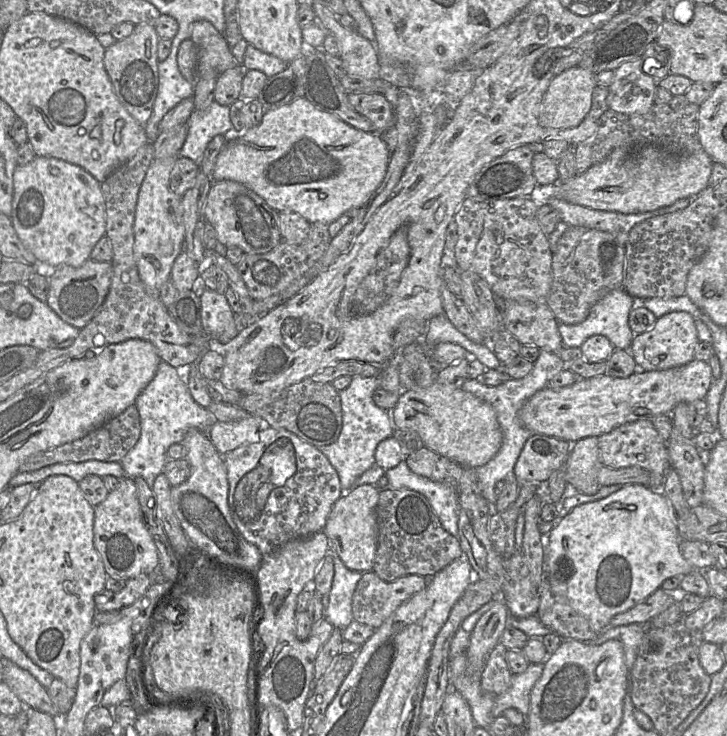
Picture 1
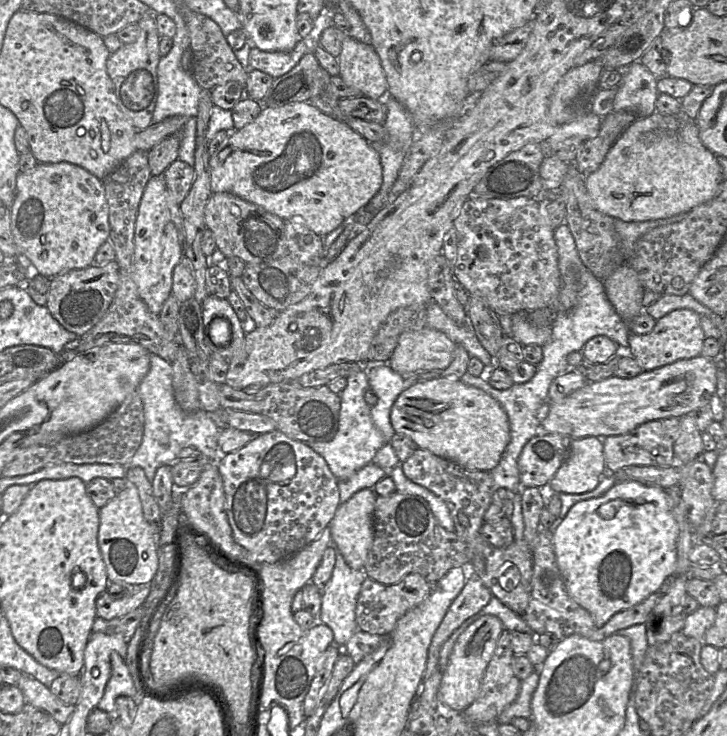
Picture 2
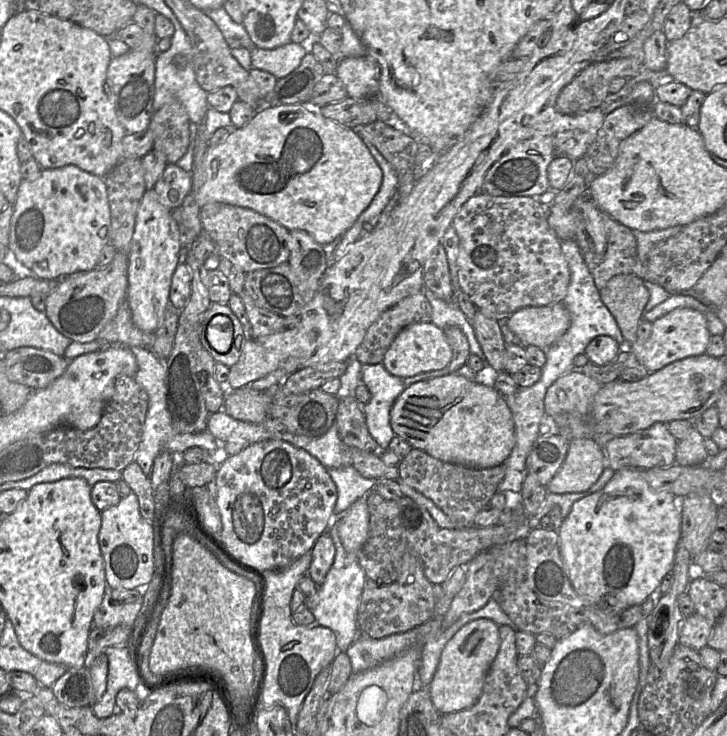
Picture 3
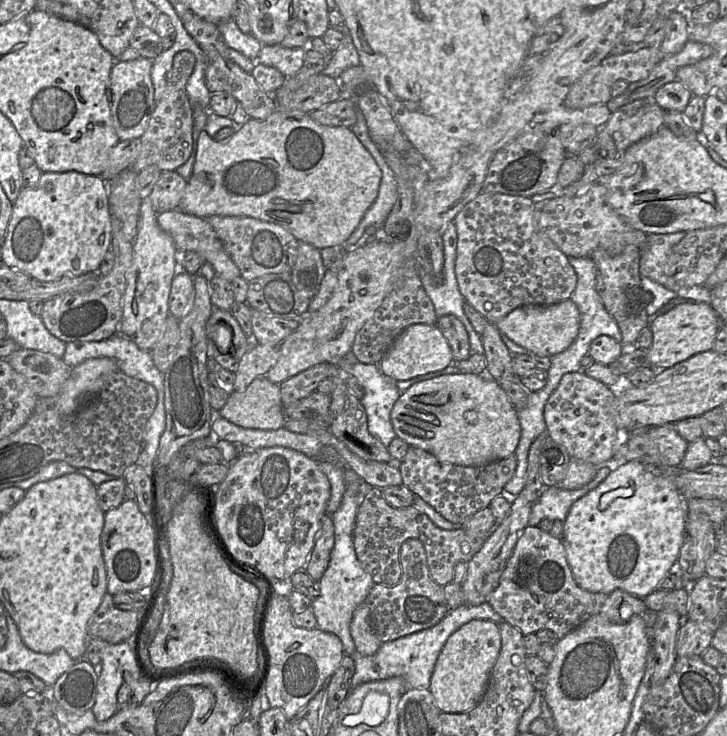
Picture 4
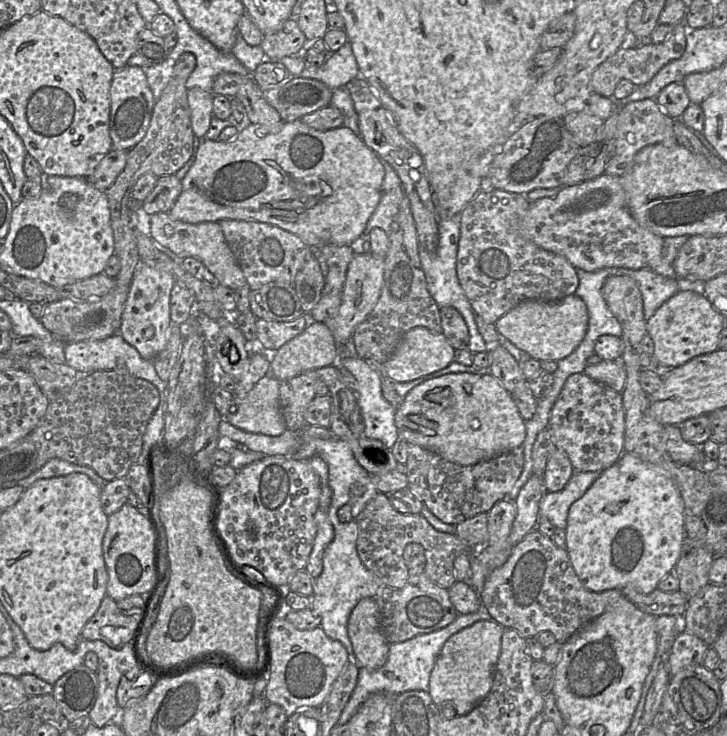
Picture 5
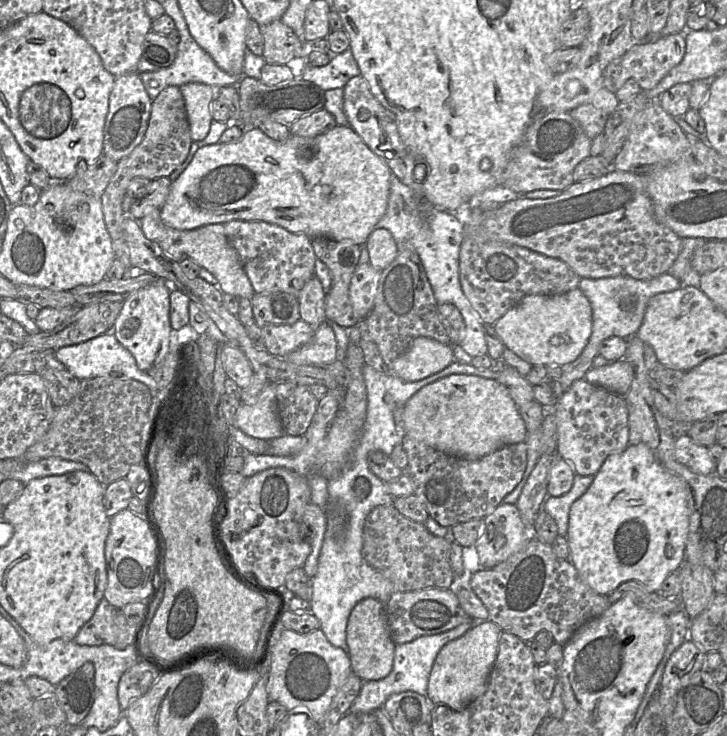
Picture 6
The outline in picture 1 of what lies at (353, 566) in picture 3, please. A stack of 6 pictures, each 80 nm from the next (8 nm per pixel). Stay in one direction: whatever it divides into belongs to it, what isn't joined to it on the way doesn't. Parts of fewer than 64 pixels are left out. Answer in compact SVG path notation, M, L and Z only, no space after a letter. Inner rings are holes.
M330 544L327 554L333 558L334 577L329 594L321 597L324 619L342 631L354 620L352 598L362 573L348 569Z

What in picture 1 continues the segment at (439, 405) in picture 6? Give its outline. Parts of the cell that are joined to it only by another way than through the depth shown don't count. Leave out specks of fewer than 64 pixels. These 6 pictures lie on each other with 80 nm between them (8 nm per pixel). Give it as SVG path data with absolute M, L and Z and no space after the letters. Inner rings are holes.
M435 381L427 388L402 390L390 411L395 429L416 431L424 447L457 464L475 469L489 462L500 450L503 433L494 408L462 388Z

